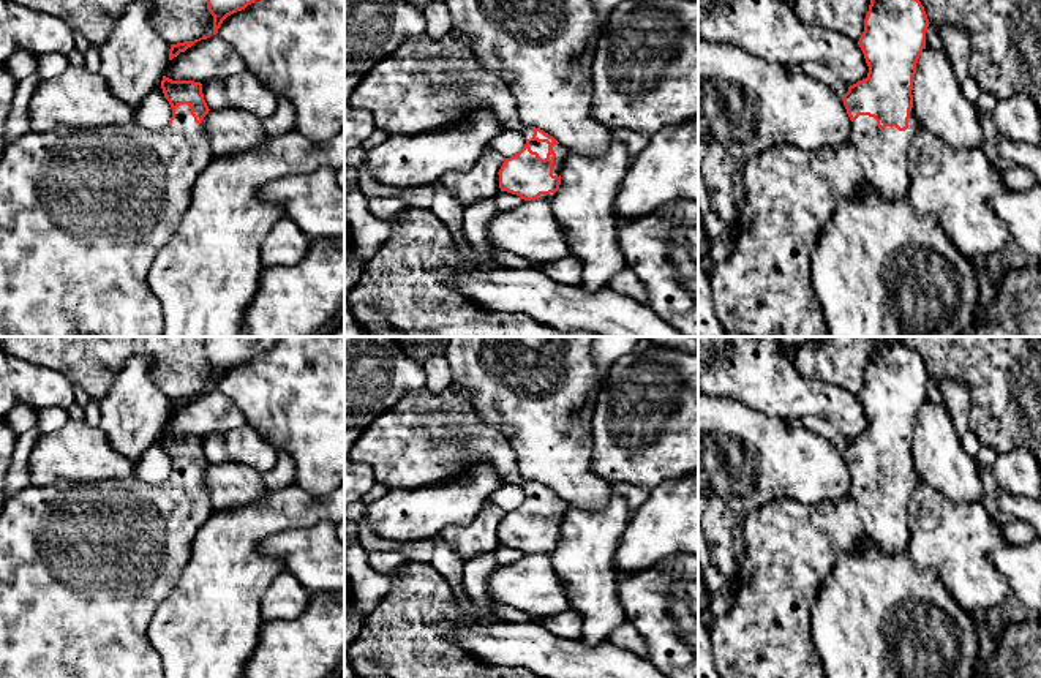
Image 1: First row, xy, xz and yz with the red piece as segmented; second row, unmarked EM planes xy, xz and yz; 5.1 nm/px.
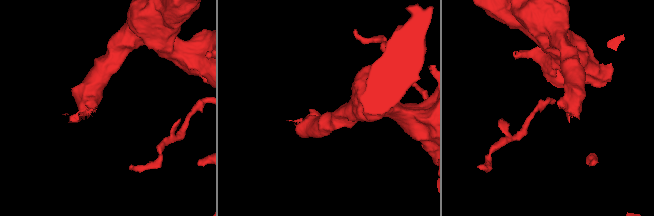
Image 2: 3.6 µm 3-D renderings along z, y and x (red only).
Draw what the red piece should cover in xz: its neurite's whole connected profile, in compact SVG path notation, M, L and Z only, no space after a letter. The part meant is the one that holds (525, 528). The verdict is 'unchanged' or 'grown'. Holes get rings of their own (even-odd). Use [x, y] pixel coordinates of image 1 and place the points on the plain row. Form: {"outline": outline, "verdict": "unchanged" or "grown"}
{"outline": "M447 389L438 395L428 390L408 394L368 425L348 458L366 463L374 471L376 484L387 488L422 488L449 482L482 458L496 471L501 485L520 485L526 492L524 501L505 512L499 523L501 545L517 548L524 555L550 555L559 544L569 504L543 484L521 476L513 446L502 428L483 422L471 398L463 392Z", "verdict": "grown"}

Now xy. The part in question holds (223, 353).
{"outline": "M207 337L205 352L210 368L213 370L213 389L218 387L223 375L245 363L275 346L280 337Z", "verdict": "unchanged"}

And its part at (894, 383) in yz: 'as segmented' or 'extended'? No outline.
extended

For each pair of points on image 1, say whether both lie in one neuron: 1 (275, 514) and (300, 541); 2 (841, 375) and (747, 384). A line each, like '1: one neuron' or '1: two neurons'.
1: two neurons
2: two neurons

